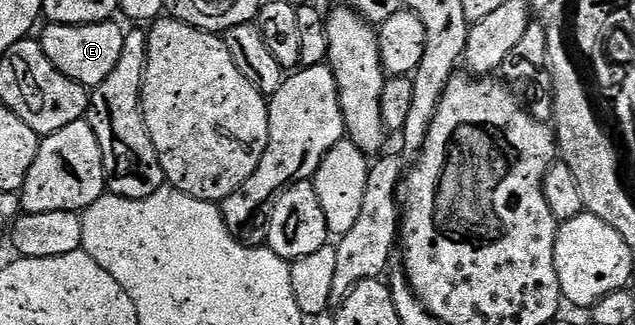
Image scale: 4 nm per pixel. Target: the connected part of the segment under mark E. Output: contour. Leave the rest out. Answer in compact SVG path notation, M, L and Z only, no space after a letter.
M102 20L100 24L53 24L48 23L39 45L45 50L45 58L65 74L65 78L73 78L83 88L94 90L113 74L117 62L121 62L121 54L125 46L124 29L119 29L115 22Z

